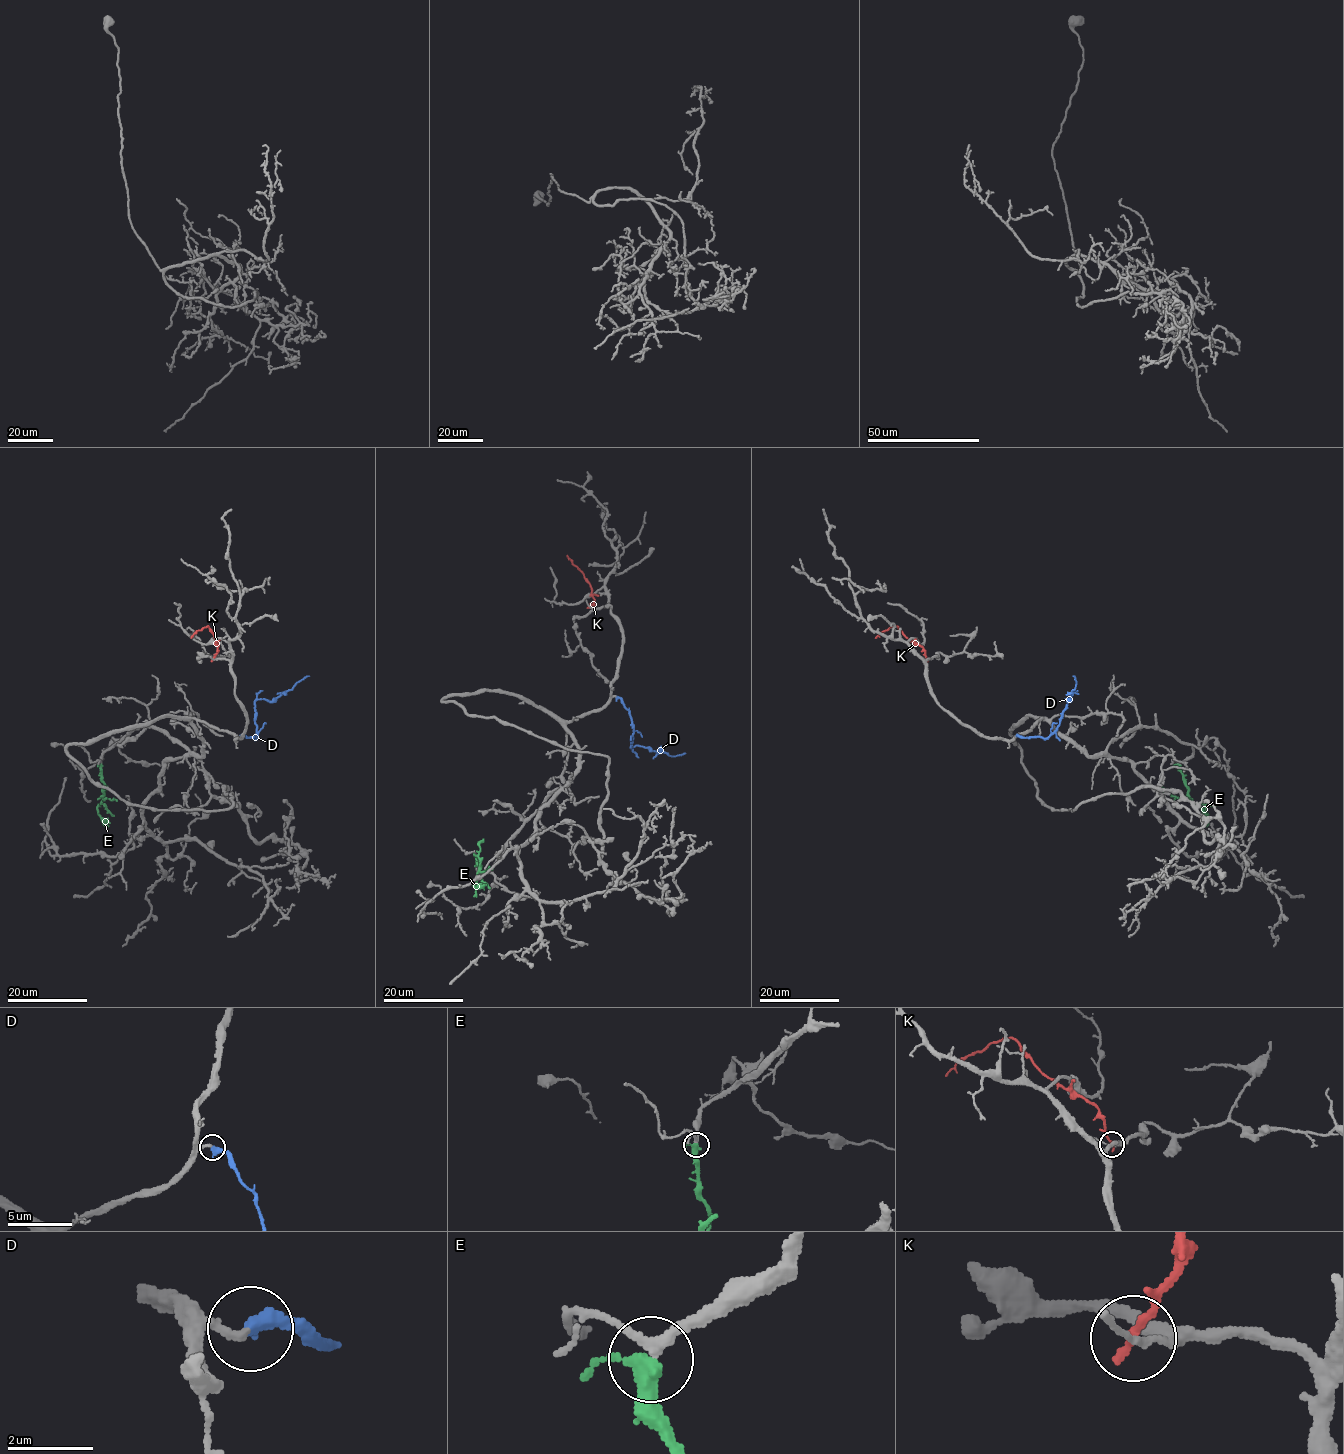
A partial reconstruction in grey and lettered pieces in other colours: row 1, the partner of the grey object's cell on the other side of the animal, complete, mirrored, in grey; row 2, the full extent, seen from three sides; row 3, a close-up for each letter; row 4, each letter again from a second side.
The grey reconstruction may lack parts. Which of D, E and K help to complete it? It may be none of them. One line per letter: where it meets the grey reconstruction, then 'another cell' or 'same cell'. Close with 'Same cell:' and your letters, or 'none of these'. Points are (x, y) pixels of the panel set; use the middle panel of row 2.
D: (616, 696) | same cell
E: (477, 859) | same cell
K: (589, 607) | another cell
Same cell: D, E

